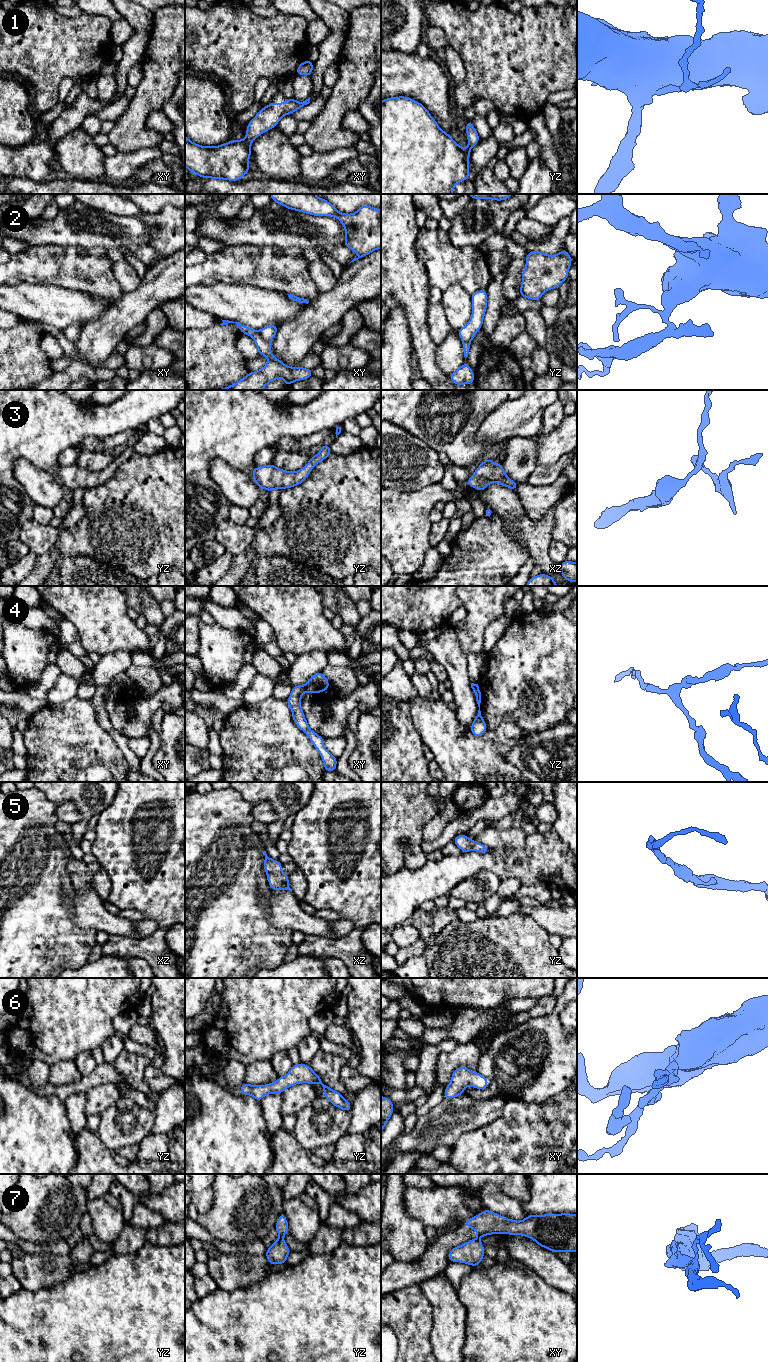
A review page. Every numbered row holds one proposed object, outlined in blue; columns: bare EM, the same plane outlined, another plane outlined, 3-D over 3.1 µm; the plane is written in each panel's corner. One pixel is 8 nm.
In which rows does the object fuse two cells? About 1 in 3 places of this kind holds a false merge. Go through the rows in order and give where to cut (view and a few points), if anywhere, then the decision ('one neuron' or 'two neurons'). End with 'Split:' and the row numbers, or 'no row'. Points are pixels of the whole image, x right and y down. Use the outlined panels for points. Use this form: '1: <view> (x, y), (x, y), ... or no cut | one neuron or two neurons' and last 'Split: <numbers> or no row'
1: no cut | one neuron
2: xy (259, 331), (259, 334), (269, 343) | two neurons
3: no cut | one neuron
4: xy (305, 685), (307, 690) | two neurons
5: no cut | one neuron
6: no cut | one neuron
7: yz (279, 1237), (282, 1239) | two neurons
Split: 2, 4, 7

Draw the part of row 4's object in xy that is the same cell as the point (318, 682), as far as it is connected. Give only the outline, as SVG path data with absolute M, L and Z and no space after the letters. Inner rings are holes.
M322 672L316 673L312 675L306 683L306 689L312 694L325 692L329 689L329 681Z

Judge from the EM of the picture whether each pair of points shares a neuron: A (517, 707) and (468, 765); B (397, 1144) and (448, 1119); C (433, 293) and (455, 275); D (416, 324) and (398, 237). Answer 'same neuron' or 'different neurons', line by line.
A: different neurons
B: same neuron
C: different neurons
D: same neuron

